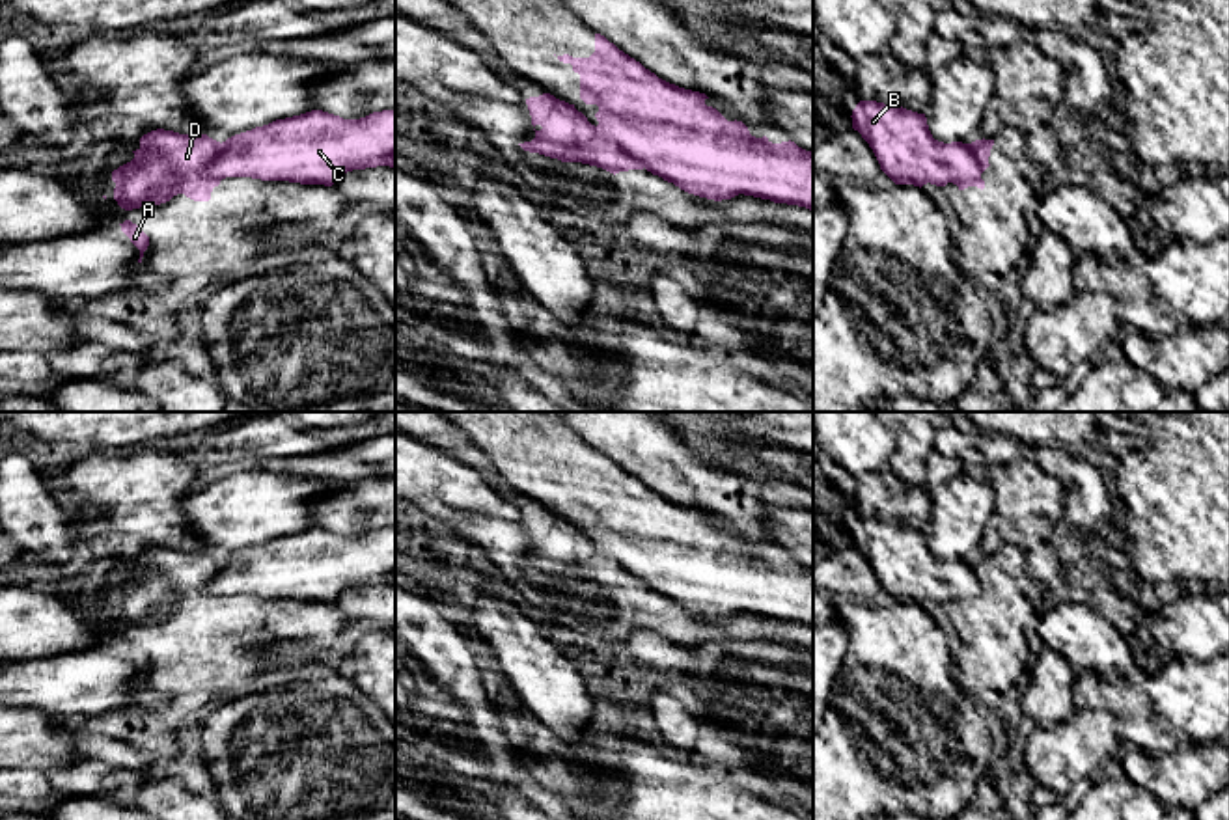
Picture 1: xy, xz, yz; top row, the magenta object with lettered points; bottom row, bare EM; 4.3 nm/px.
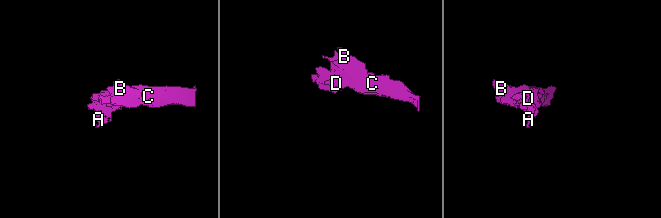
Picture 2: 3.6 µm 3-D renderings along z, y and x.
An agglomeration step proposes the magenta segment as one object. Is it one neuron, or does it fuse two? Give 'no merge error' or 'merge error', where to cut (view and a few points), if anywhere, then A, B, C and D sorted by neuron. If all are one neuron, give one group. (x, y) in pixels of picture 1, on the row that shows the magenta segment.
merge error; cut xz (595, 127), (644, 166); groups A D / B C

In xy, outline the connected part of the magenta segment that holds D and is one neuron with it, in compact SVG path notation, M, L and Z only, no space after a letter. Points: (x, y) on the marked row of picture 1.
M151 130L140 138L134 158L112 171L114 199L125 211L160 205L177 194L209 201L222 181L207 173L220 147L207 134Z

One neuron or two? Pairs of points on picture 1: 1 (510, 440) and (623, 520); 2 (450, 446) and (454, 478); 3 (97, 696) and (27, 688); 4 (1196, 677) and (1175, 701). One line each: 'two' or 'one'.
1: one
2: two
3: one
4: one

